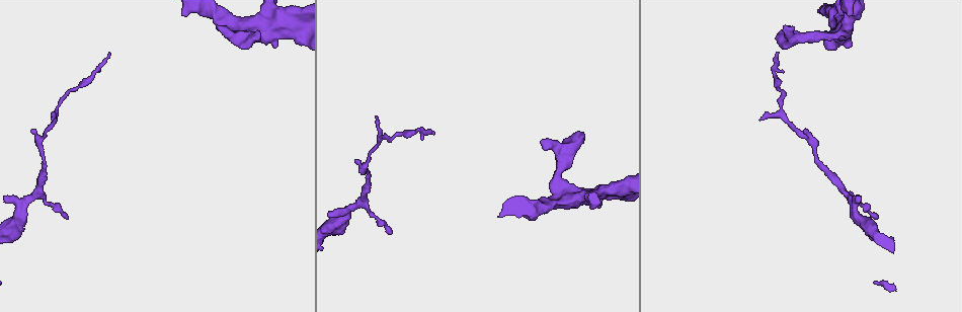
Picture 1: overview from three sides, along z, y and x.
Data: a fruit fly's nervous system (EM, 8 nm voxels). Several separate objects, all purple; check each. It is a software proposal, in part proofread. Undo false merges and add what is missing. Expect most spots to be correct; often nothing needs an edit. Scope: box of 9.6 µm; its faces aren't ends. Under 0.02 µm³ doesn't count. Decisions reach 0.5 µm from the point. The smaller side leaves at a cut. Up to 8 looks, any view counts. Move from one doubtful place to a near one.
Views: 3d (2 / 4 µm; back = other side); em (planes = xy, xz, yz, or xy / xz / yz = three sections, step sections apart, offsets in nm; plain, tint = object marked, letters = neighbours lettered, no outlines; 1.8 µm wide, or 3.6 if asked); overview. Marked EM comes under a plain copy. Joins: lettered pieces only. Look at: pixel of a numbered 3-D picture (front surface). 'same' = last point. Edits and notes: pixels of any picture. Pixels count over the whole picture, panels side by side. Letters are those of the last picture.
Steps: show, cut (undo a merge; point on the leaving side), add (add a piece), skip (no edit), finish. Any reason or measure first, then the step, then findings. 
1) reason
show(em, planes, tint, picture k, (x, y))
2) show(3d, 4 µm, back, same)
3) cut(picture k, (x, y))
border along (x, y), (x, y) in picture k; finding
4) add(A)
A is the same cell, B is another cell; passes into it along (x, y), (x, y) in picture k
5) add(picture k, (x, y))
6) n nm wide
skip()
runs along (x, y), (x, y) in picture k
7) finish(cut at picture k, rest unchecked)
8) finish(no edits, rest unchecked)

show(3d, 2 µm, picture 1, (541, 141))

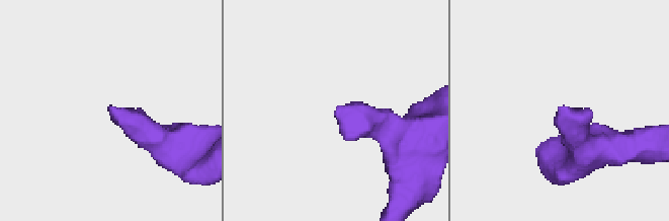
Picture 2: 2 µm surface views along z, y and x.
show(em, xy, step 4, tint, picture 2, (111, 106))

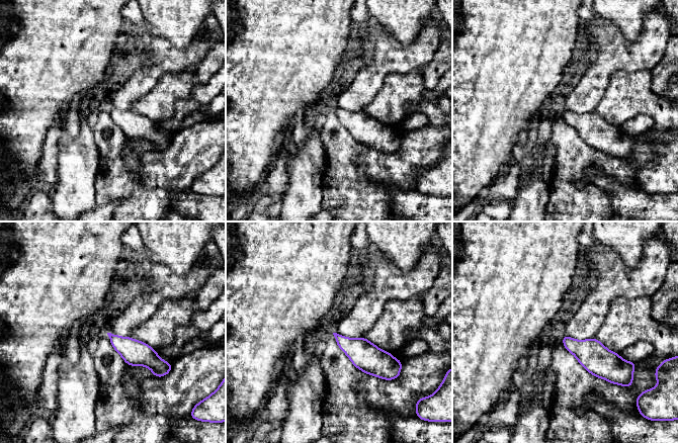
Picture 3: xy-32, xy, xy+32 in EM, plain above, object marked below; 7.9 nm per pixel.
another direction
show(em, planes, letters, same)

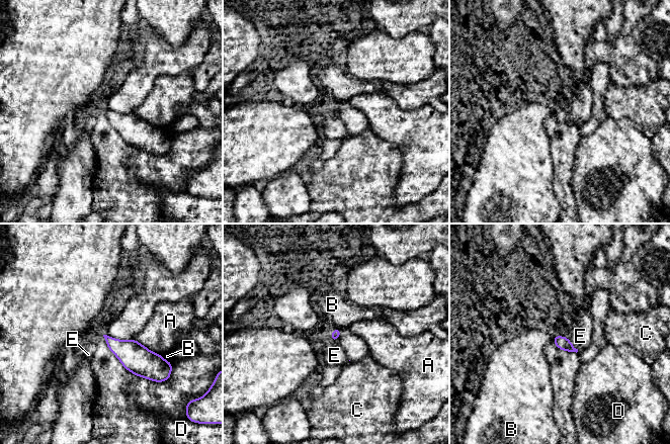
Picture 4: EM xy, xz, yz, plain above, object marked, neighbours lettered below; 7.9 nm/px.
skip()
A, B, C, D and E are other cells; border along (568, 338), (577, 352) in picture 4; none of them fits

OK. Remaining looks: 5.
show(em, planes, letters, picture 1, (44, 132))

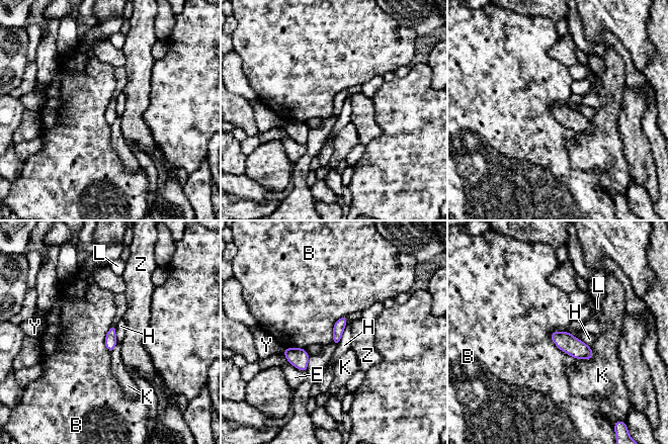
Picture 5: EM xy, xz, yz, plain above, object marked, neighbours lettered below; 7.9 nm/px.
skip()
B, E, H, K, L, Y and Z are other cells; border along (553, 331), (552, 341), (576, 359) in picture 5; one neuron here

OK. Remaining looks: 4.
thin end
show(em, xz, step 8, letters, picture 1, (777, 52))

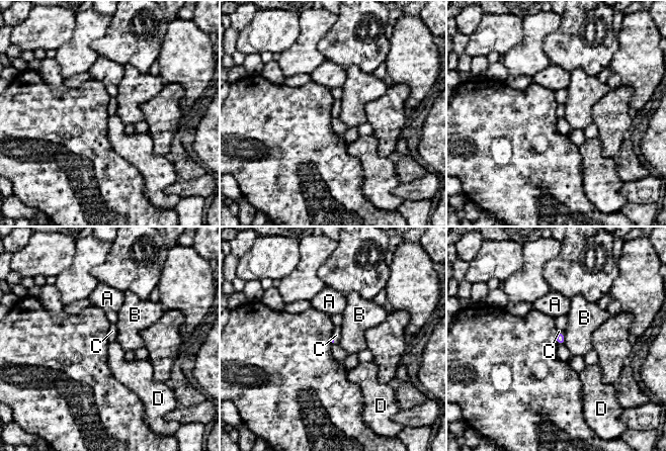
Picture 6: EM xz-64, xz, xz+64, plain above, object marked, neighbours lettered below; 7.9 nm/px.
show(em, planes, letters, same)

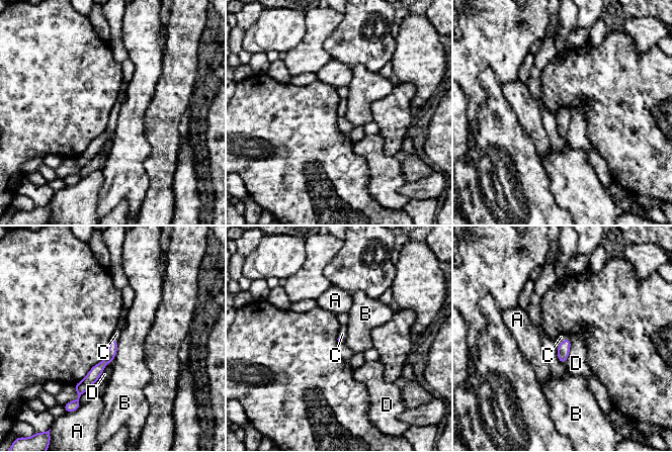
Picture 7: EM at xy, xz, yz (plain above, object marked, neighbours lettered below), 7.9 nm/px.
D touches over 190 nm
add(picture 7, (561, 337))
C is the same cell, A, B and D are other cells; passes into it along (564, 348), (563, 341), (561, 337) in picture 7; the neuron continues

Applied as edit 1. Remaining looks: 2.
finish(add at picture 7, rest unchecked)

